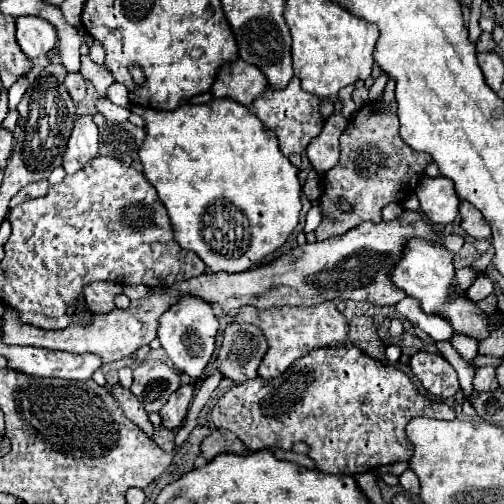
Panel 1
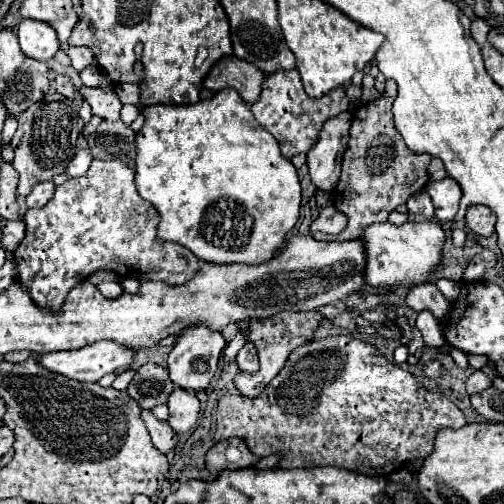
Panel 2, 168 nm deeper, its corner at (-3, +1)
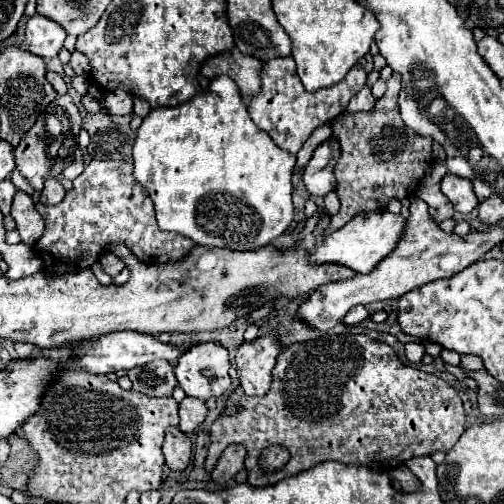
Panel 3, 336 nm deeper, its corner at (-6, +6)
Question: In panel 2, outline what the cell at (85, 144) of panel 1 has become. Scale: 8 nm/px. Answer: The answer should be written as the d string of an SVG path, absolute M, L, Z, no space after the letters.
M79 151L75 157L73 157L73 161L69 163L69 167L67 167L67 175L69 177L81 177L87 169L89 169L89 163L93 161L93 157L91 157L91 151Z

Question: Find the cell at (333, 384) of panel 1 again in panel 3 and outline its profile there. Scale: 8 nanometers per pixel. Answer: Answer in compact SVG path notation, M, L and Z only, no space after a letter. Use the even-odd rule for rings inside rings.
M326 334L316 340L286 346L272 370L272 388L268 390L268 394L242 398L240 408L234 416L220 416L212 424L212 442L204 466L208 472L212 472L226 444L240 442L246 446L248 452L246 468L248 482L252 486L274 484L326 460L368 466L376 472L392 472L410 458L426 456L438 450L448 452L460 438L464 424L466 414L462 408L462 400L446 380L438 378L436 374L426 374L402 364L388 344L374 342L366 334ZM272 444L280 444L290 452L288 464L274 472L264 470L258 462L262 450Z

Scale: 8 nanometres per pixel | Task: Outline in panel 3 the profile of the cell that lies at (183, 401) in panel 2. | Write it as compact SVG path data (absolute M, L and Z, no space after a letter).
M186 396L180 402L180 430L186 434L192 434L198 424L202 424L206 418L206 406L202 400Z

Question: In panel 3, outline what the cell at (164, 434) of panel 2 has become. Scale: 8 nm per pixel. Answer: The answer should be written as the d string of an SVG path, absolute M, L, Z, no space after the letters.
M170 426L170 430L166 430L166 440L162 450L168 468L184 470L192 456L192 442L178 426Z

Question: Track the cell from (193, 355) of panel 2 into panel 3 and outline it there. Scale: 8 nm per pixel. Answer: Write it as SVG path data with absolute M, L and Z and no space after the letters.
M200 342L178 358L174 374L186 396L208 400L222 396L230 388L228 368L228 350L222 344Z

